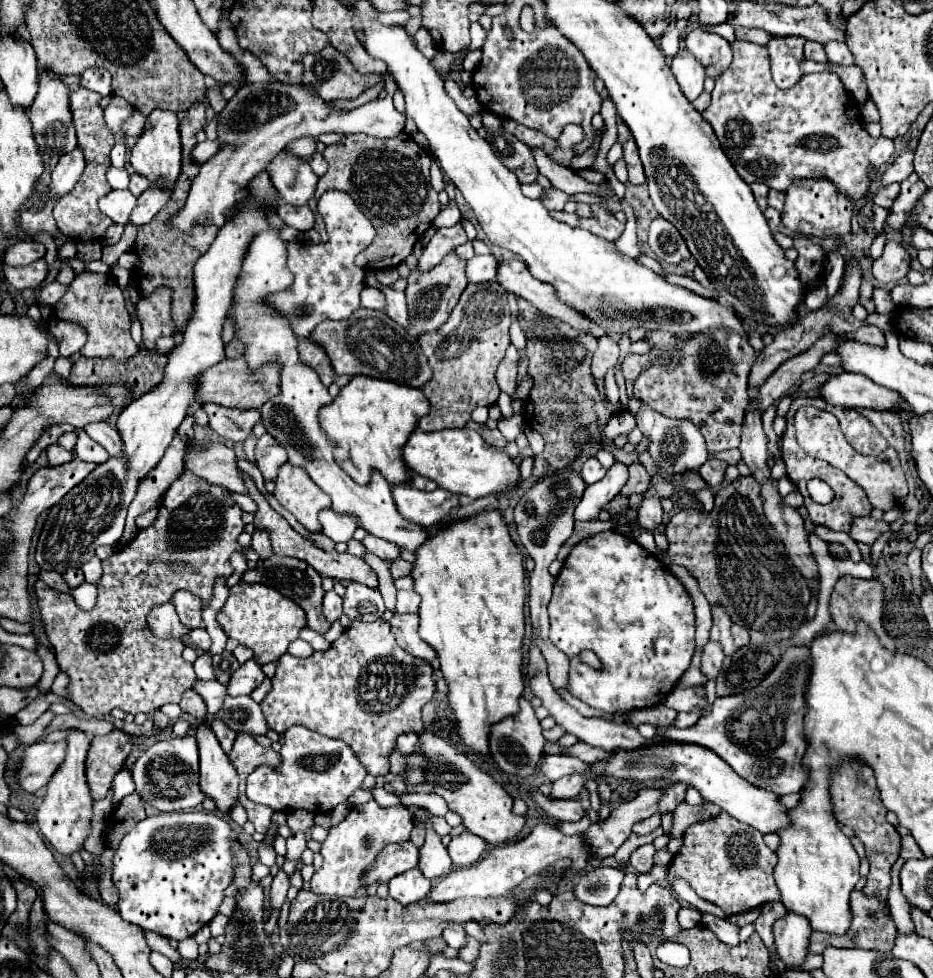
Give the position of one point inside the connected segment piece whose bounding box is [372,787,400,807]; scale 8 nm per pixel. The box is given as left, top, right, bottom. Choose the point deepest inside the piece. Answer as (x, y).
(383, 797)

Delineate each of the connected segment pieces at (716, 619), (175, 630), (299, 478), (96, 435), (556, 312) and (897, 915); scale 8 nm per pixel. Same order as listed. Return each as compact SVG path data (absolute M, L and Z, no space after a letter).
M710 605L710 607L712 607L712 635L710 635L710 639L722 643L724 653L732 655L736 651L736 645L734 645L734 639L730 633L732 619L720 605Z
M172 603L156 605L148 613L148 627L160 639L182 639L190 631L190 627L184 627L184 623L180 623Z
M284 463L276 477L274 497L302 523L308 531L320 531L322 525L318 521L318 513L328 509L330 499L322 493L304 467L292 467Z
M102 421L102 423L90 423L88 427L84 427L86 433L96 441L100 443L112 457L114 455L120 455L122 451L122 439L116 431L116 427L108 421Z
M502 259L498 261L498 279L496 279L508 293L514 293L516 297L526 299L532 303L540 313L548 317L556 317L568 325L572 325L578 331L590 331L590 321L576 313L572 307L560 303L556 297L556 291L538 279L534 279L528 273L528 267L518 259Z
M898 859L894 865L892 865L892 883L890 883L890 889L888 889L888 905L890 905L890 911L892 911L892 917L894 917L894 923L898 925L898 931L900 933L912 933L914 931L914 923L910 919L910 905L906 903L902 891L900 891L900 879L898 879L898 873L904 865L904 859Z

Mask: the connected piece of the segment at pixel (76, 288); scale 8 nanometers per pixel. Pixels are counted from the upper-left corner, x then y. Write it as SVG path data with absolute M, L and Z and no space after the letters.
M90 271L76 275L66 295L54 305L54 313L56 319L78 323L88 331L88 341L80 351L84 357L114 357L116 361L126 361L140 349L130 335L130 315L126 311L122 291L110 275Z

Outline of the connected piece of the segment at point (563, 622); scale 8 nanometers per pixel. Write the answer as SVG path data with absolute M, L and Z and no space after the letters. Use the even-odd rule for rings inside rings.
M604 531L576 545L564 561L554 583L550 611L550 641L568 655L568 691L586 705L604 713L626 713L660 705L678 679L690 667L694 655L694 605L684 585L670 569L634 539L618 531ZM590 649L602 661L602 671L594 671L580 661L580 651Z

